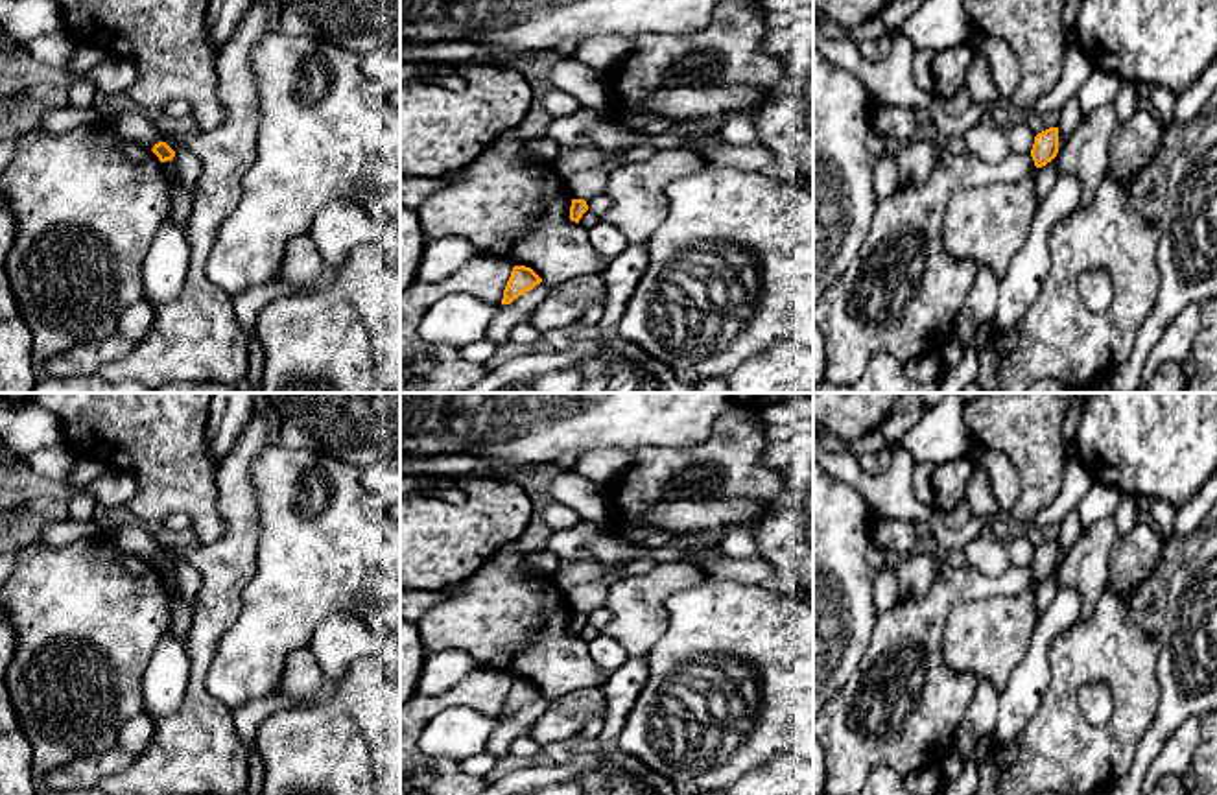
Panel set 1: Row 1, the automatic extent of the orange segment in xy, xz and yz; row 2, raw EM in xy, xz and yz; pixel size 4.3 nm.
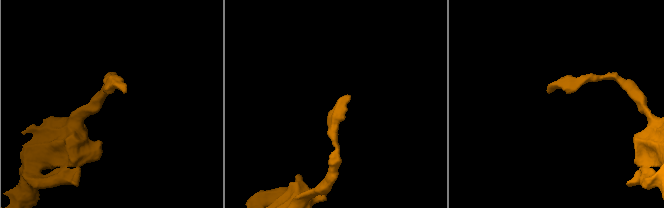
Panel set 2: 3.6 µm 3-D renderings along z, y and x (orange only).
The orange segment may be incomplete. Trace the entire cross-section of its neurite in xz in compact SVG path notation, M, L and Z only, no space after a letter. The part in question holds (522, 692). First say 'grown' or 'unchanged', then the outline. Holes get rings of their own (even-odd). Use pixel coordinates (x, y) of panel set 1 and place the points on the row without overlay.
unchanged; M514 679L503 703L502 718L511 718L514 712L533 703L540 695L542 692L531 681Z

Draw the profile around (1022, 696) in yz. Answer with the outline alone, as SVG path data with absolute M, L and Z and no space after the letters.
M1060 587L1036 623L1029 649L999 694L999 716L990 732L990 747L1014 740L1036 714L1051 682L1049 647L1055 636L1077 625L1081 616L1077 590Z

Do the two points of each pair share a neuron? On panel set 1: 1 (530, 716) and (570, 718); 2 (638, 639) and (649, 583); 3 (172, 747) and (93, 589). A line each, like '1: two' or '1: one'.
1: two
2: one
3: two

